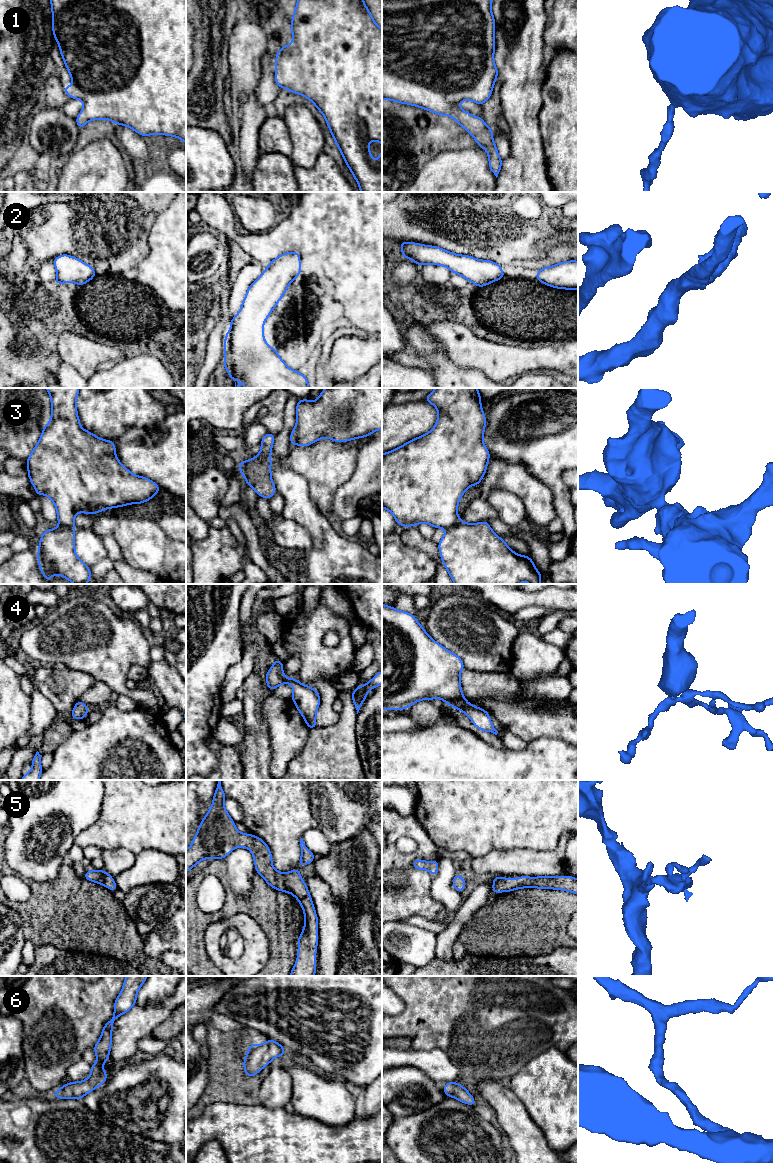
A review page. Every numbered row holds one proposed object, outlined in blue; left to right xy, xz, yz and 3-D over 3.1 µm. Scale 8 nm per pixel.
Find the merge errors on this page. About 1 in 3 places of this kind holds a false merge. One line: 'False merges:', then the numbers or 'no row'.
False merges: 3

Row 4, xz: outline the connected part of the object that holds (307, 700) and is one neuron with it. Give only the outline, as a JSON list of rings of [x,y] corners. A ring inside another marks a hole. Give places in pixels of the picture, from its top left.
[[[275,658],[274,664],[267,671],[266,683],[271,692],[277,686],[290,683],[293,688],[292,701],[305,719],[309,730],[317,728],[316,714],[320,705],[320,695],[315,688],[300,683],[296,678],[286,678],[283,675],[283,662]]]

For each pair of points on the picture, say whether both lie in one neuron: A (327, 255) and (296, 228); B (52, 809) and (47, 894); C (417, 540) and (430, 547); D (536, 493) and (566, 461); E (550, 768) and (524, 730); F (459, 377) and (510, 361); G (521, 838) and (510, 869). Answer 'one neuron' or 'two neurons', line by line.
A: one neuron
B: two neurons
C: one neuron
D: two neurons
E: two neurons
F: two neurons
G: two neurons

